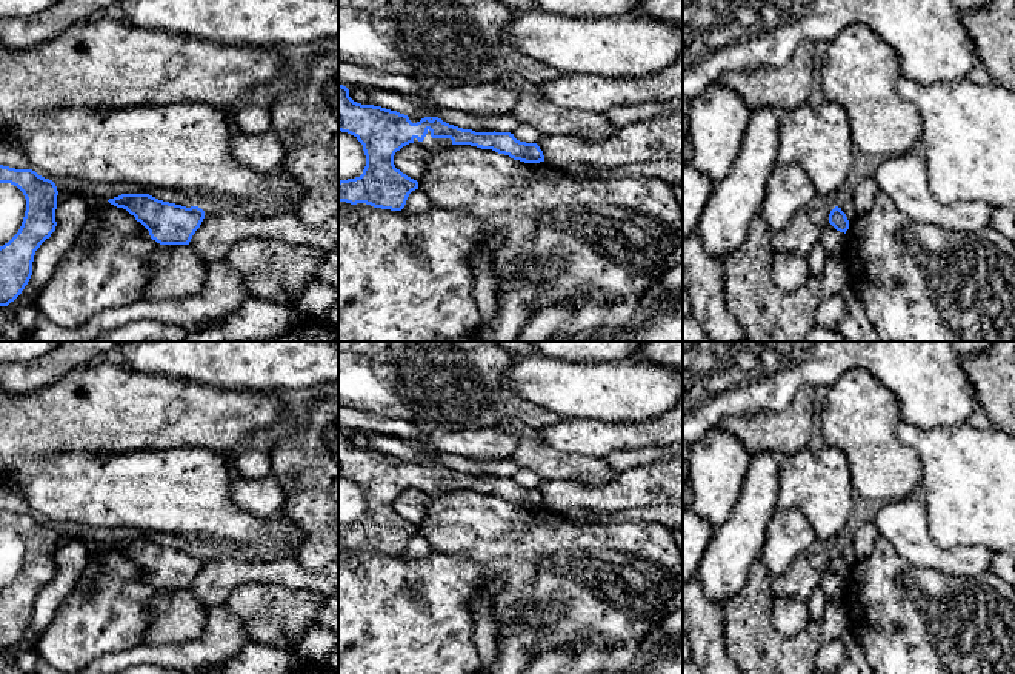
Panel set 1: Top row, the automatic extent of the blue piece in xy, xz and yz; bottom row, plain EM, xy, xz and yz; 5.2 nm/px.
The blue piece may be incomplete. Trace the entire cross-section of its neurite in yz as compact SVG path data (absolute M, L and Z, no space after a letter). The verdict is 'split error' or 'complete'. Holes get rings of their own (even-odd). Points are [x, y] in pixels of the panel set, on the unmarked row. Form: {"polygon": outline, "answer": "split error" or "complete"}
{"polygon": "M835 551L829 559L829 568L840 577L844 577L849 574L849 565L846 559L841 556L841 552Z", "answer": "complete"}

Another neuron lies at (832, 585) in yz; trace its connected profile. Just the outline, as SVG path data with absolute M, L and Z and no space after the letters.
M830 568L821 576L820 589L827 600L843 600L844 597L844 577L837 576Z

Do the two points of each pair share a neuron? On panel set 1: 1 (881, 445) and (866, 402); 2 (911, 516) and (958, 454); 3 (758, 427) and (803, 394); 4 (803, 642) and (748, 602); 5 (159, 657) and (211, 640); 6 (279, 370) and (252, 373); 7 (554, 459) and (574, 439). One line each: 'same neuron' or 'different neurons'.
1: same neuron
2: different neurons
3: same neuron
4: same neuron
5: same neuron
6: same neuron
7: different neurons

